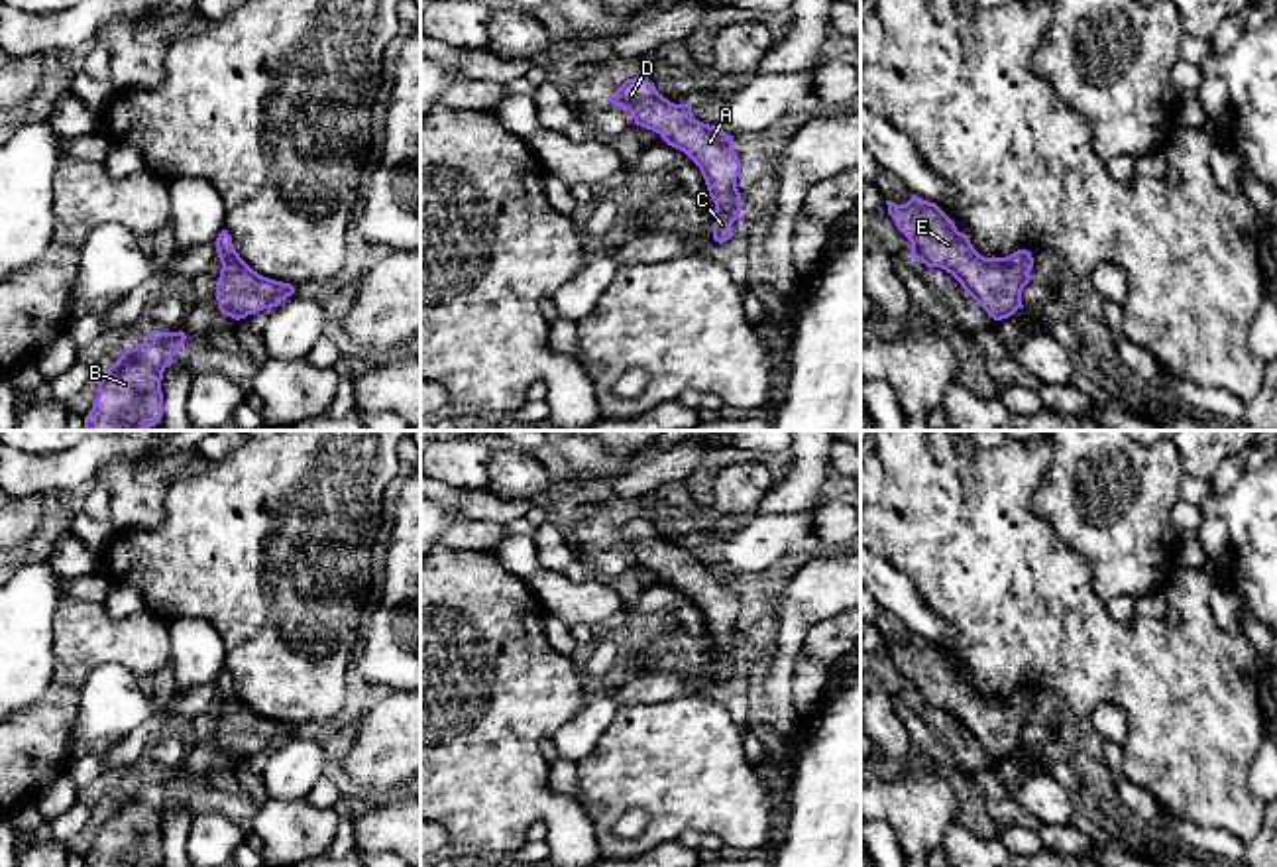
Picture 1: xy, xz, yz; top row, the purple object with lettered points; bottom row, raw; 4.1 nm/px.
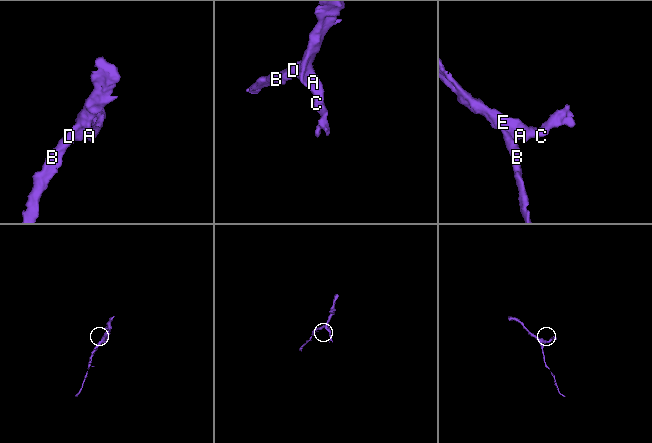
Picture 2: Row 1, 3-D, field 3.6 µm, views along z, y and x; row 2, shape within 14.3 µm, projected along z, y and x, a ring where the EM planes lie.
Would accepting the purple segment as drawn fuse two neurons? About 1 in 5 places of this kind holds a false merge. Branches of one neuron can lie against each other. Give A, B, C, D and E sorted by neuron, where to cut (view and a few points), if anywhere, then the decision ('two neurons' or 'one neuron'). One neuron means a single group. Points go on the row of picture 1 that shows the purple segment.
groups A B C D E; cut none; one neuron

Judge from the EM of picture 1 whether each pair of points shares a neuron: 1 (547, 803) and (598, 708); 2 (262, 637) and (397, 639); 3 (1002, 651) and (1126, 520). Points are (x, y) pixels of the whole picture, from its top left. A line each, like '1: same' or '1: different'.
1: different
2: different
3: different

